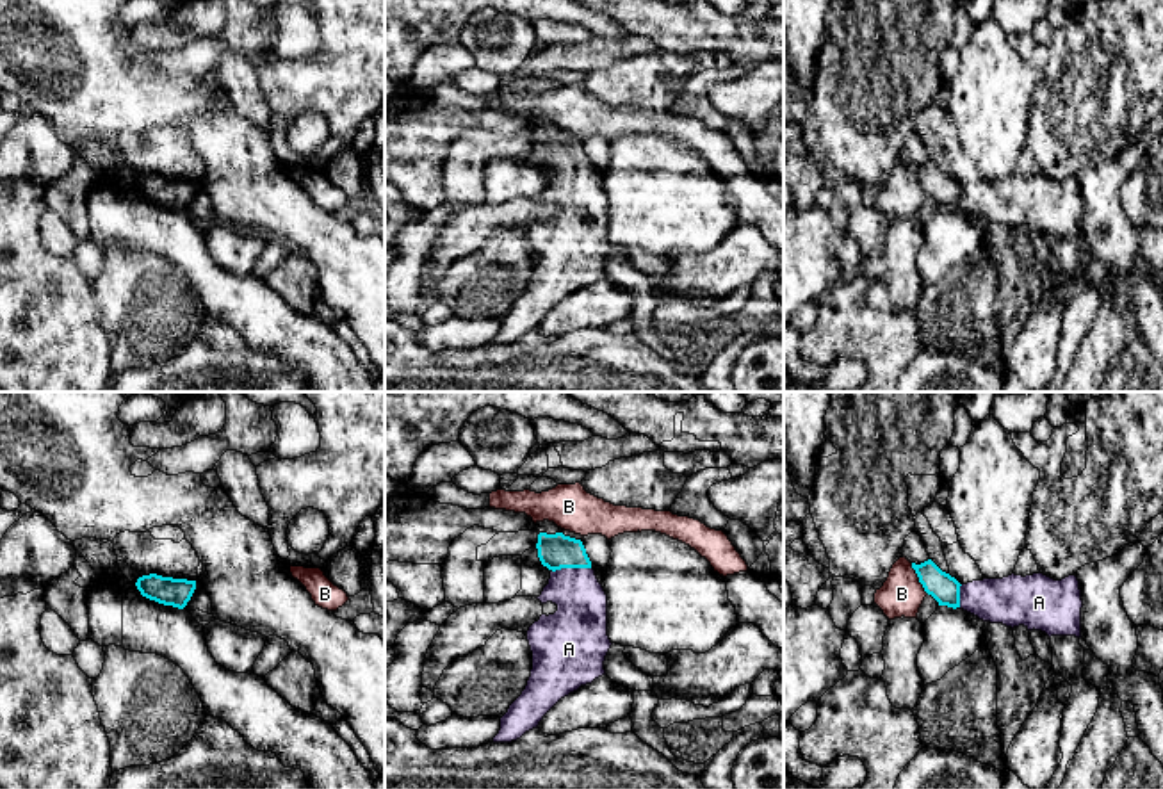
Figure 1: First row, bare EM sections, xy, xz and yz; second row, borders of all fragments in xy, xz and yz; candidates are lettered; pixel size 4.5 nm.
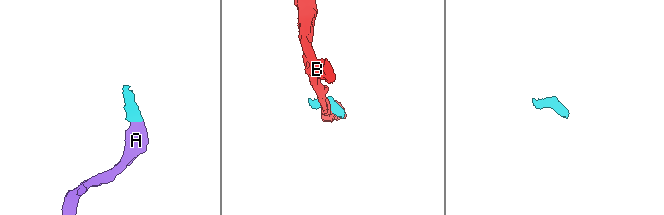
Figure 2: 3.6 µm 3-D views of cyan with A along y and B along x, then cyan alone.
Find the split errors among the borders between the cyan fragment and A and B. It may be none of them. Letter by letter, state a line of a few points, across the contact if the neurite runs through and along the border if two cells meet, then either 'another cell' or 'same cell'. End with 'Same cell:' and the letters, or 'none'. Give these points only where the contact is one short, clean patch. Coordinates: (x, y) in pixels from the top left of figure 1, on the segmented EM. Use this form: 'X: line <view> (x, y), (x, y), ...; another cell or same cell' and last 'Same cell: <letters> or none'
A: same cell
B: line yz (910, 563), (918, 581), (928, 593); another cell
Same cell: A

